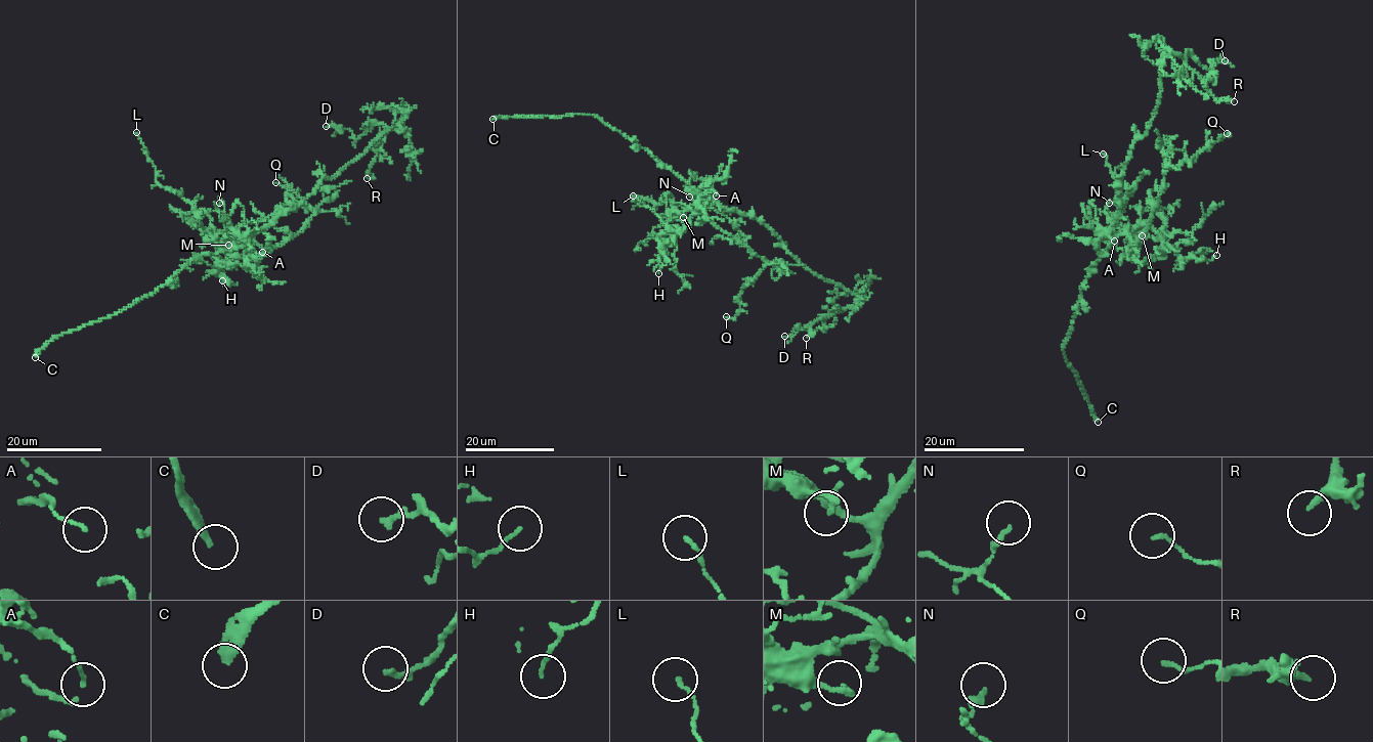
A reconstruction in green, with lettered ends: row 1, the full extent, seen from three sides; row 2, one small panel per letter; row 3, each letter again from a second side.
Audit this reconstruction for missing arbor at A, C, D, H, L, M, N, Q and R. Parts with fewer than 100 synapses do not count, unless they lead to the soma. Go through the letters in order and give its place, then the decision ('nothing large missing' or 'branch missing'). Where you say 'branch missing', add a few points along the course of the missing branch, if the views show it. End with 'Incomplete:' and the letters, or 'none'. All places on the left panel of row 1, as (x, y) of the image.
A: (262, 252) | nothing large missing
C: (35, 357) | branch missing
D: (326, 126) | nothing large missing
H: (222, 280) | nothing large missing
L: (136, 132) | nothing large missing
M: (228, 245) | nothing large missing
N: (219, 203) | nothing large missing
Q: (275, 182) | nothing large missing
R: (367, 178) | nothing large missing
Incomplete: C

